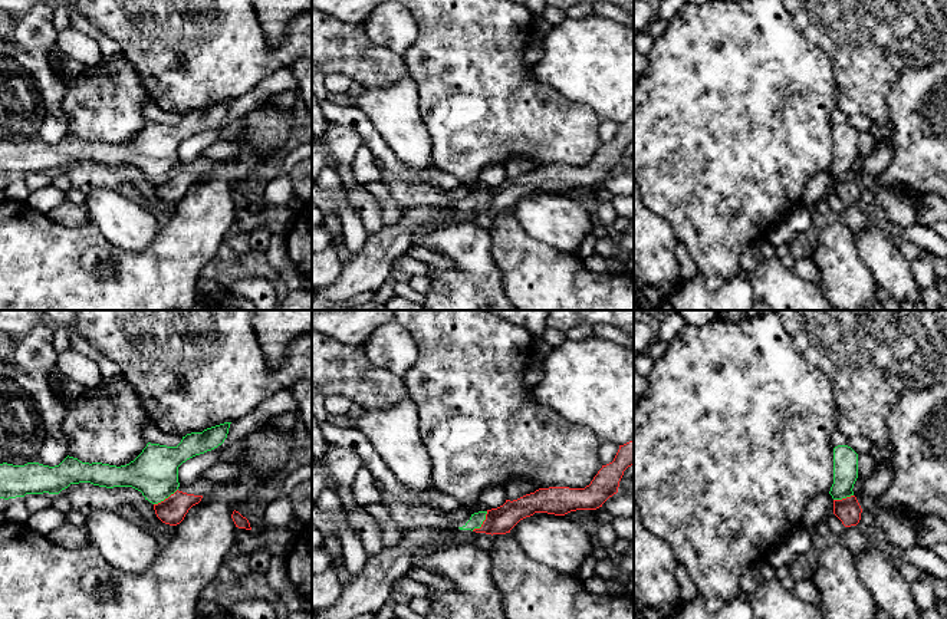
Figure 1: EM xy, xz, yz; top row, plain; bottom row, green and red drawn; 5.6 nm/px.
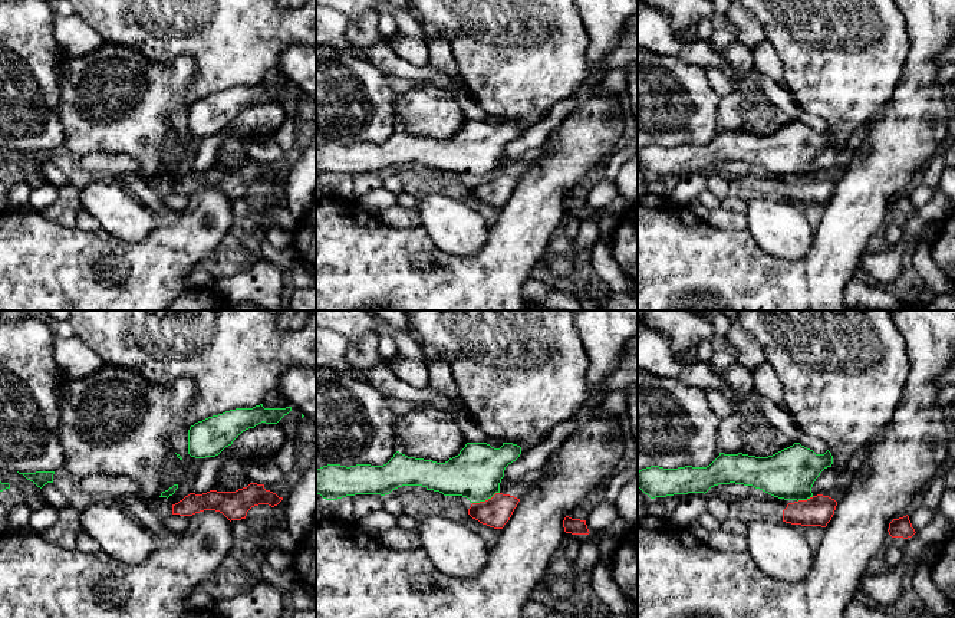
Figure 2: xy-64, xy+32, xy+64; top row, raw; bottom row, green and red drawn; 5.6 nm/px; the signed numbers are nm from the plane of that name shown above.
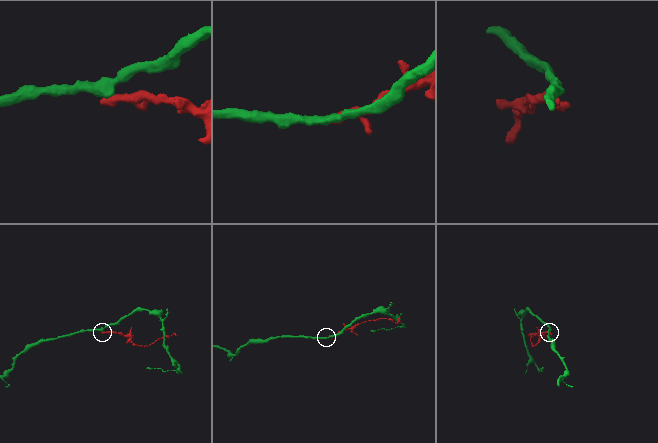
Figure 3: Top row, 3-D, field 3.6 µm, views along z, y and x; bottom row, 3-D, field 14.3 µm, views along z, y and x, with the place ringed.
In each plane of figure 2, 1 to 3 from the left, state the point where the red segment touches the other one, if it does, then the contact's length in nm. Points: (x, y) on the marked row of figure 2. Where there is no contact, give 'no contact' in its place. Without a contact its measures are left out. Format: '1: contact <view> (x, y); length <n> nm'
1: no contact
2: contact xy+32 (486, 499); length 170 nm
3: contact xy+64 (804, 499); length 100 nm

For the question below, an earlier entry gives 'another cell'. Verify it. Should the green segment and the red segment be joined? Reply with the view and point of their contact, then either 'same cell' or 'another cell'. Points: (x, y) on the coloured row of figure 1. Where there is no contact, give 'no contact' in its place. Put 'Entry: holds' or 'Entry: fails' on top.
Entry: fails
xy (165, 497) | same cell

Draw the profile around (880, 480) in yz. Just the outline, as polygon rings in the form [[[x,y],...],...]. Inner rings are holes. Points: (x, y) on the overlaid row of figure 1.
[[[875,461],[872,474],[865,480],[862,494],[877,500],[892,483],[892,464],[891,461]]]

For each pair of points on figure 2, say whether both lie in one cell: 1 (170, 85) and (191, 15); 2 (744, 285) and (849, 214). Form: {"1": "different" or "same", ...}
{"1": "different", "2": "same"}

